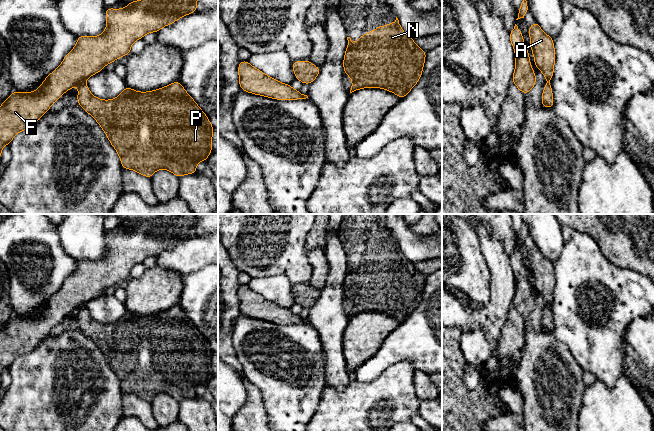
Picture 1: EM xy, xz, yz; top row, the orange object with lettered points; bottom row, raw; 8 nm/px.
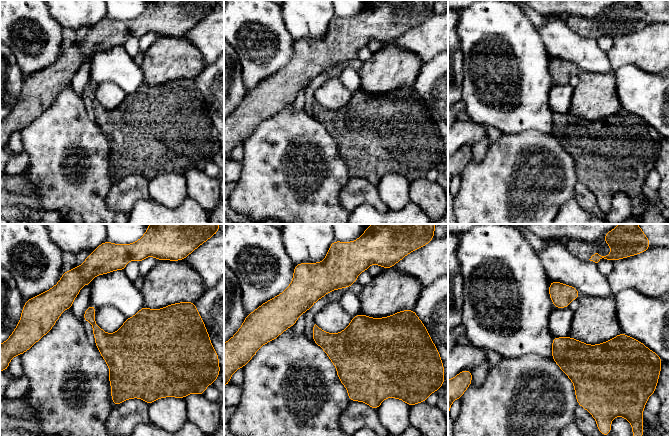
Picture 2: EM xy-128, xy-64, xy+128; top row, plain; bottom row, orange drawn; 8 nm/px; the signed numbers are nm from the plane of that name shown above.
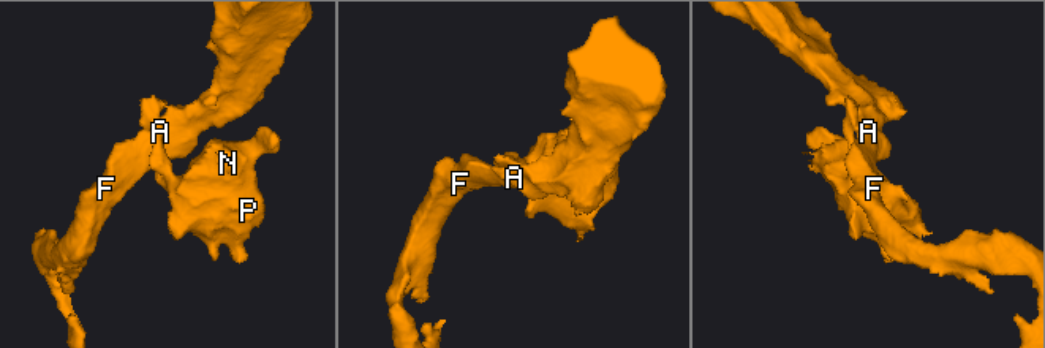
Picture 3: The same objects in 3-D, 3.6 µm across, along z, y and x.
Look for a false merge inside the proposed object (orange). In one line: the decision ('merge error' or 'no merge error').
merge error

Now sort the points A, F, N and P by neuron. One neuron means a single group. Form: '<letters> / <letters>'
A F / N P

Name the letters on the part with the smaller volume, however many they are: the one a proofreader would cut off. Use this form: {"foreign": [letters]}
{"foreign": ["N", "P"]}

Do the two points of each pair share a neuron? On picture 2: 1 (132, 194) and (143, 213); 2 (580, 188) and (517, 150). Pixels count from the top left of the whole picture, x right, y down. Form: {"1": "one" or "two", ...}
{"1": "two", "2": "two"}

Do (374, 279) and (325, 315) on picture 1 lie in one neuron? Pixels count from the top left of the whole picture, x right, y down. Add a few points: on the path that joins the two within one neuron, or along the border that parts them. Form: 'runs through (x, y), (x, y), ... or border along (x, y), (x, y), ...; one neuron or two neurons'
border along (346, 273), (343, 279), (343, 296); two neurons

